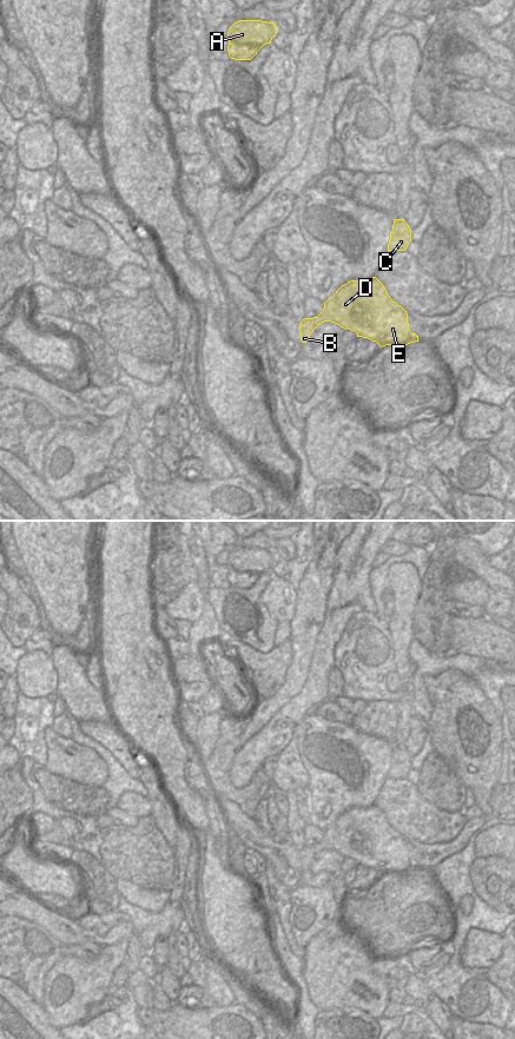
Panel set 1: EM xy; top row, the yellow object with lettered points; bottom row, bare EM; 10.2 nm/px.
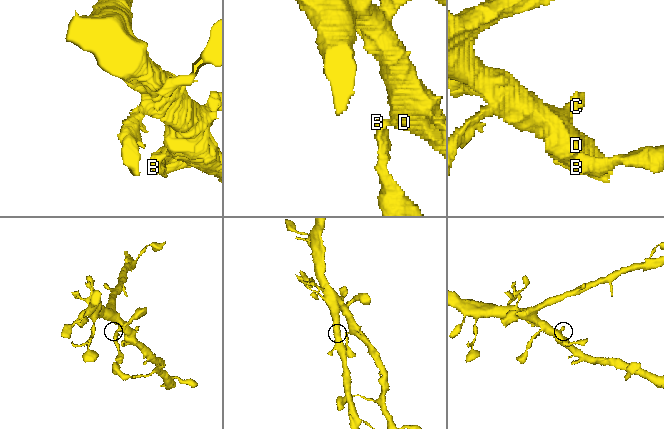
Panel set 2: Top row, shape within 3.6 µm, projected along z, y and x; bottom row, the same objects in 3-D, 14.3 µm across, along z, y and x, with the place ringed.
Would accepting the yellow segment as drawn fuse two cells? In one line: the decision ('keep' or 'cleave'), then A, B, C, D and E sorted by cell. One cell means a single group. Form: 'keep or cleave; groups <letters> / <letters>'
keep; groups A B C D E

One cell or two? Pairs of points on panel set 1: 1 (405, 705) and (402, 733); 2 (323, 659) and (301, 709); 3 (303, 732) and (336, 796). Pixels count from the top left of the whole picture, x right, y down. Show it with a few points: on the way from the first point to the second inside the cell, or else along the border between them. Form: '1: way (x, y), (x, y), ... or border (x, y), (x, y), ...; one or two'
1: way (404, 712), (403, 726); one
2: way (318, 672), (316, 688), (309, 696); one
3: way (314, 747), (314, 766), (328, 780); one

